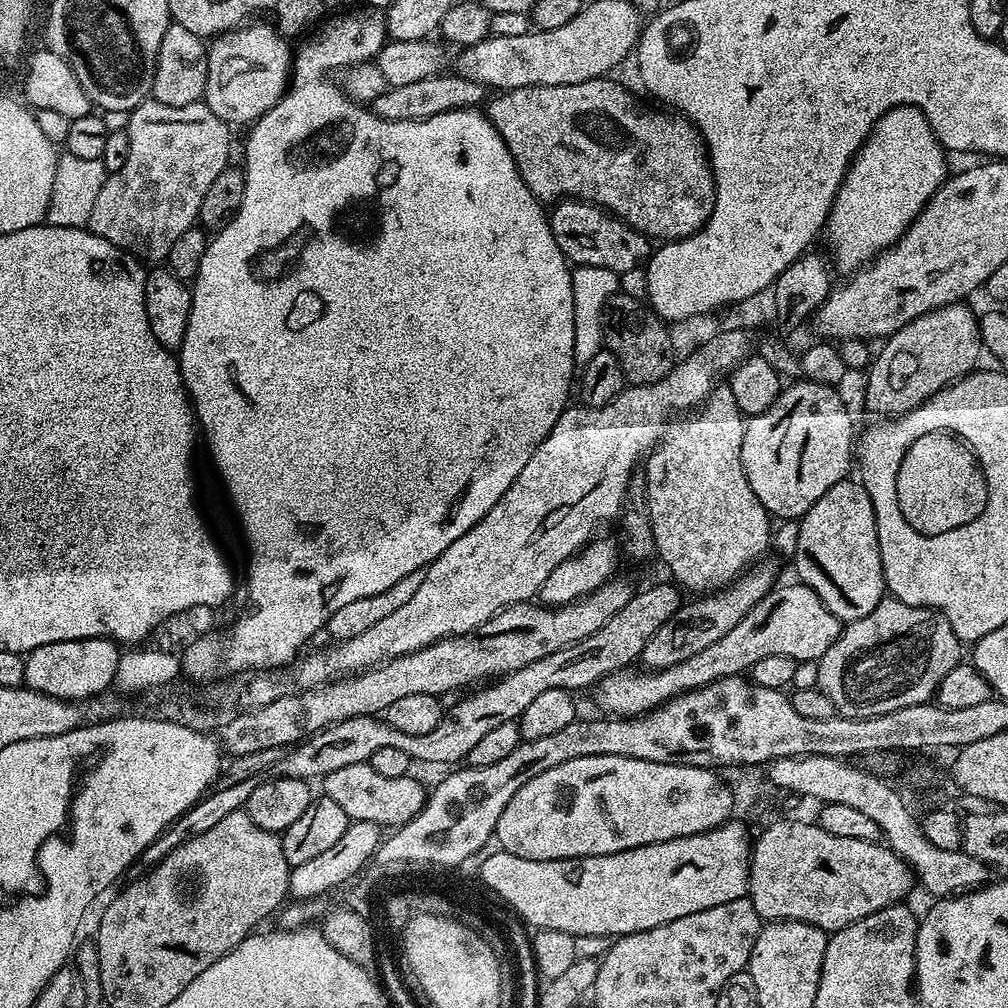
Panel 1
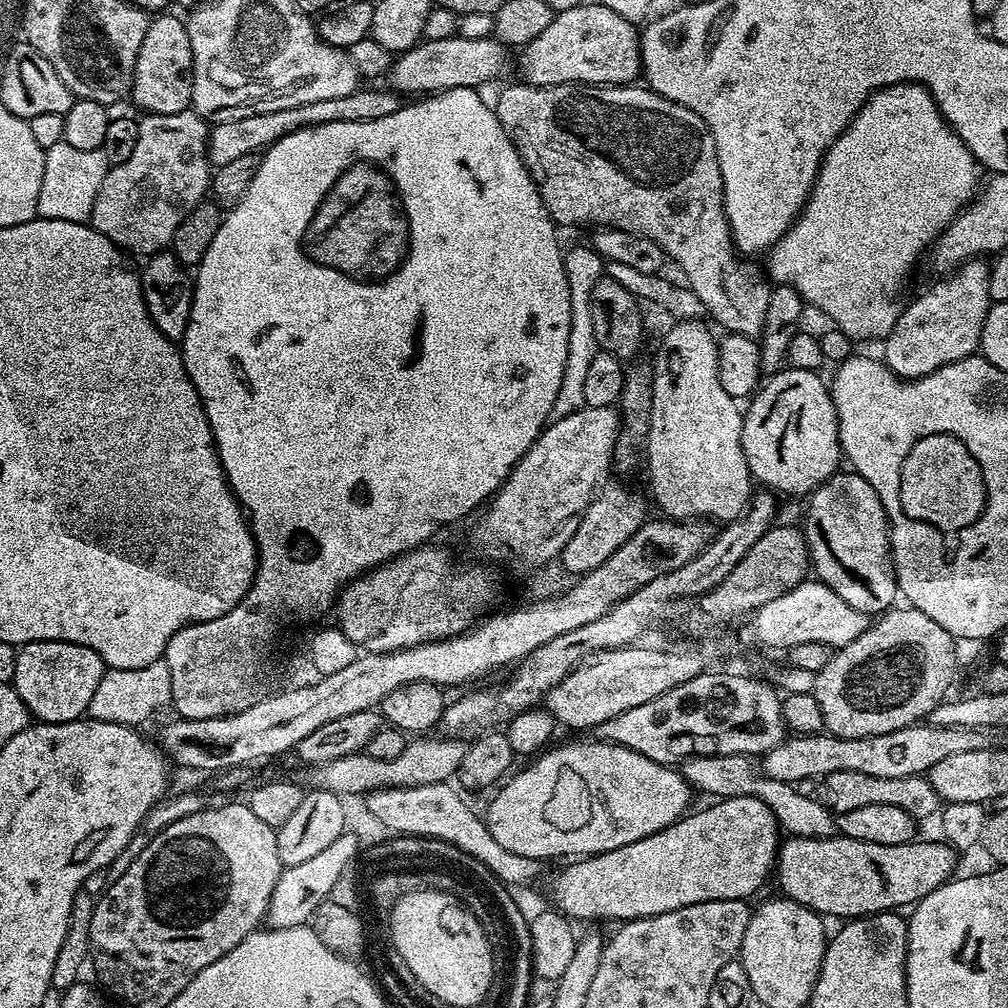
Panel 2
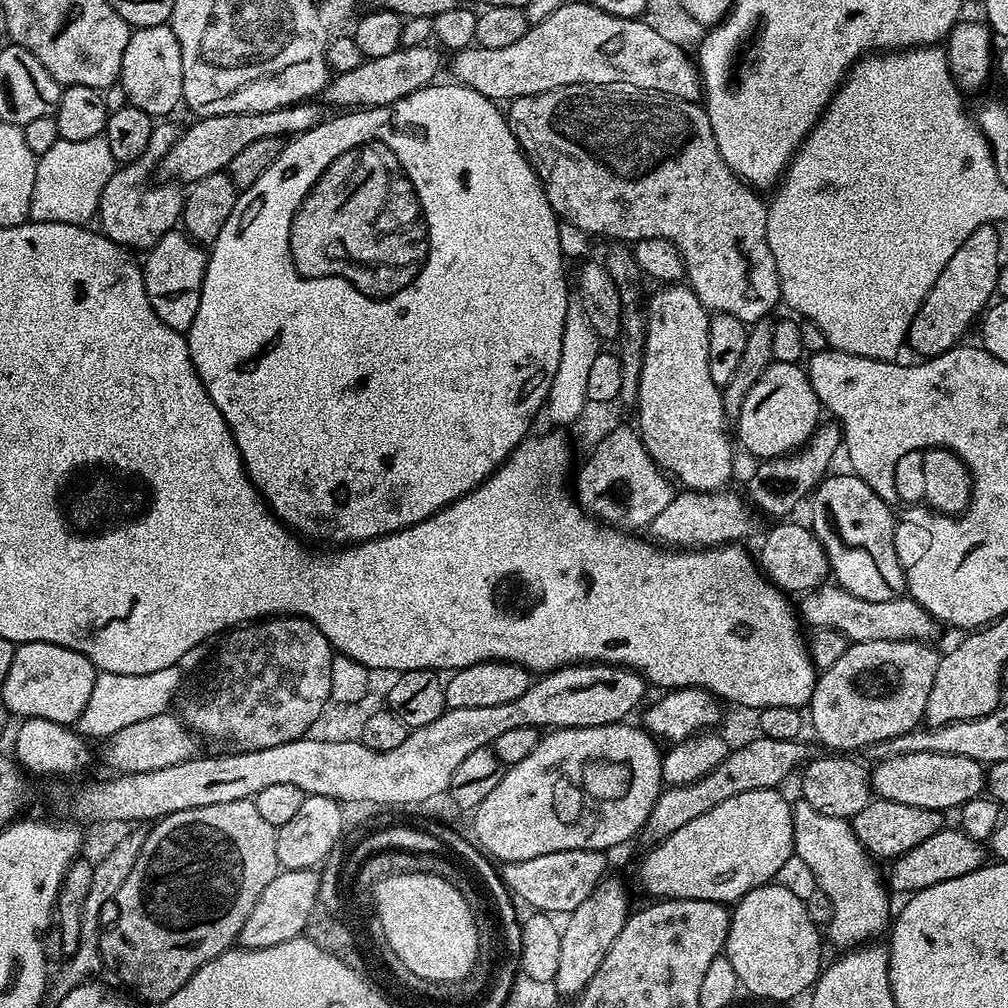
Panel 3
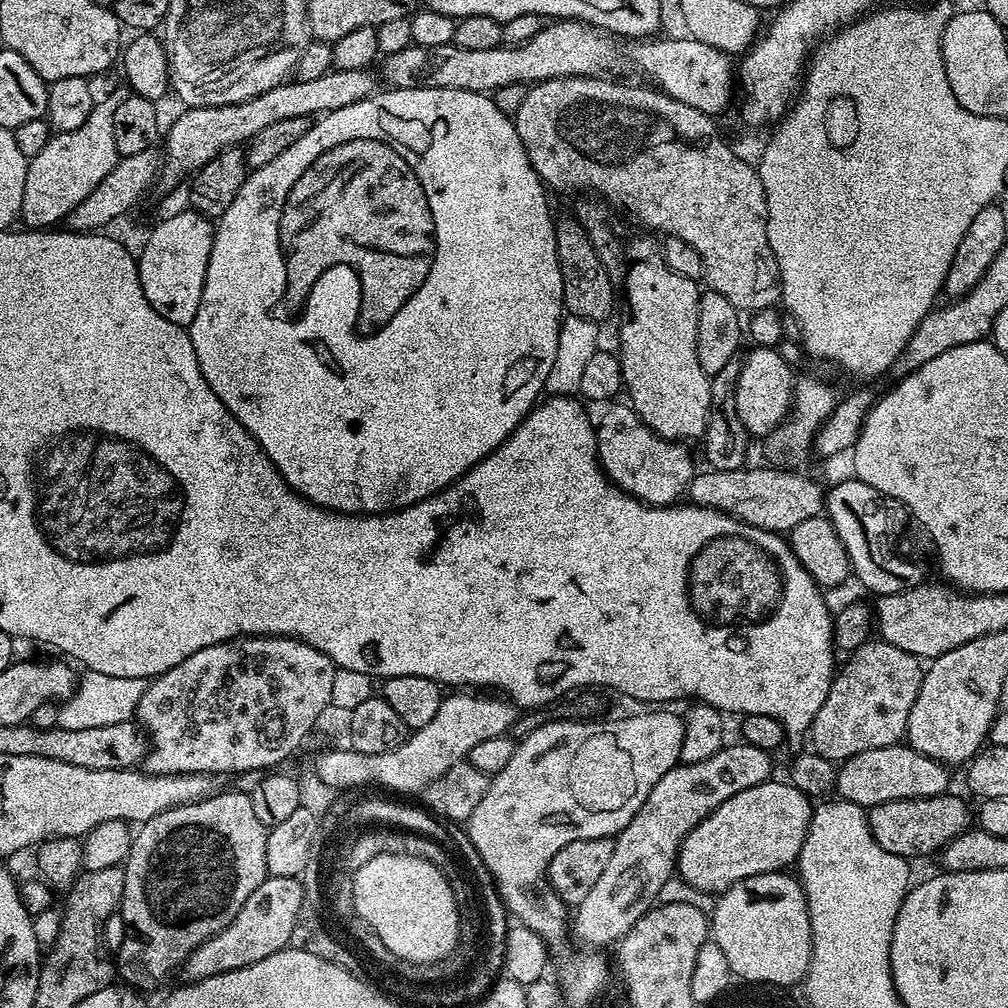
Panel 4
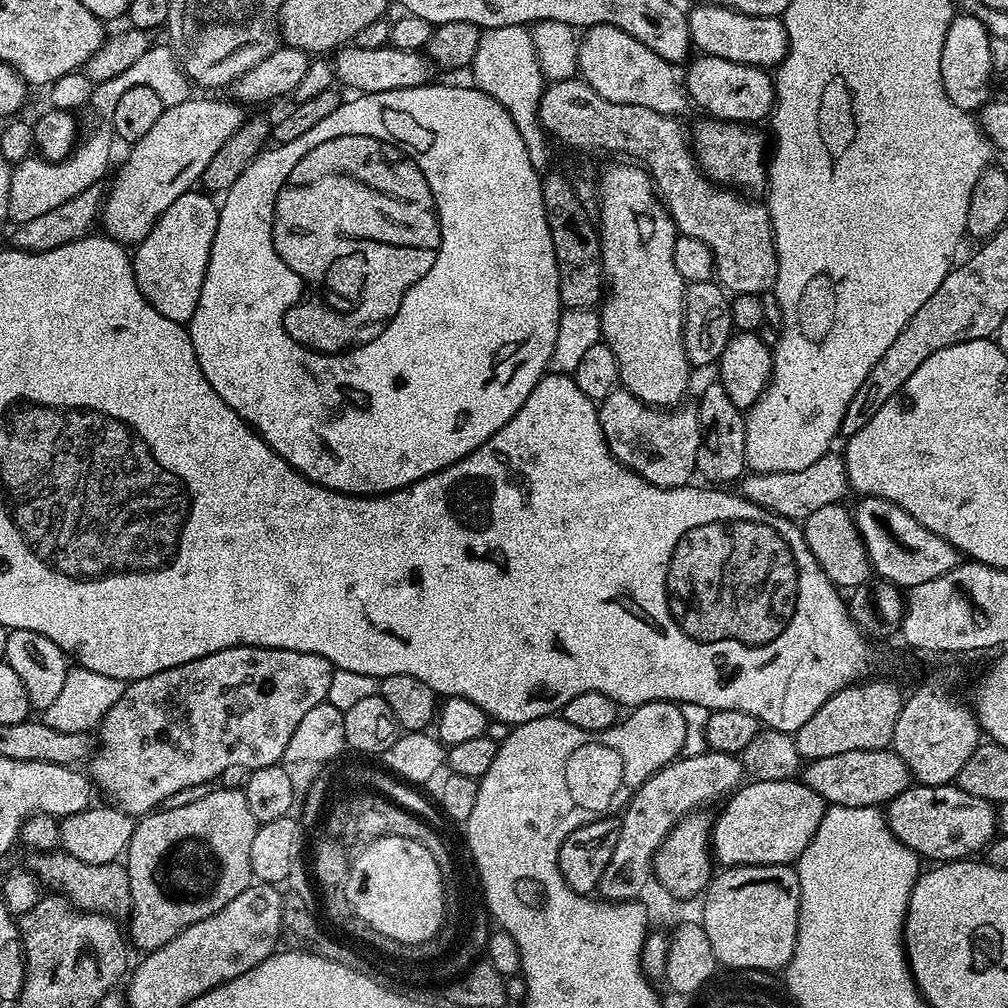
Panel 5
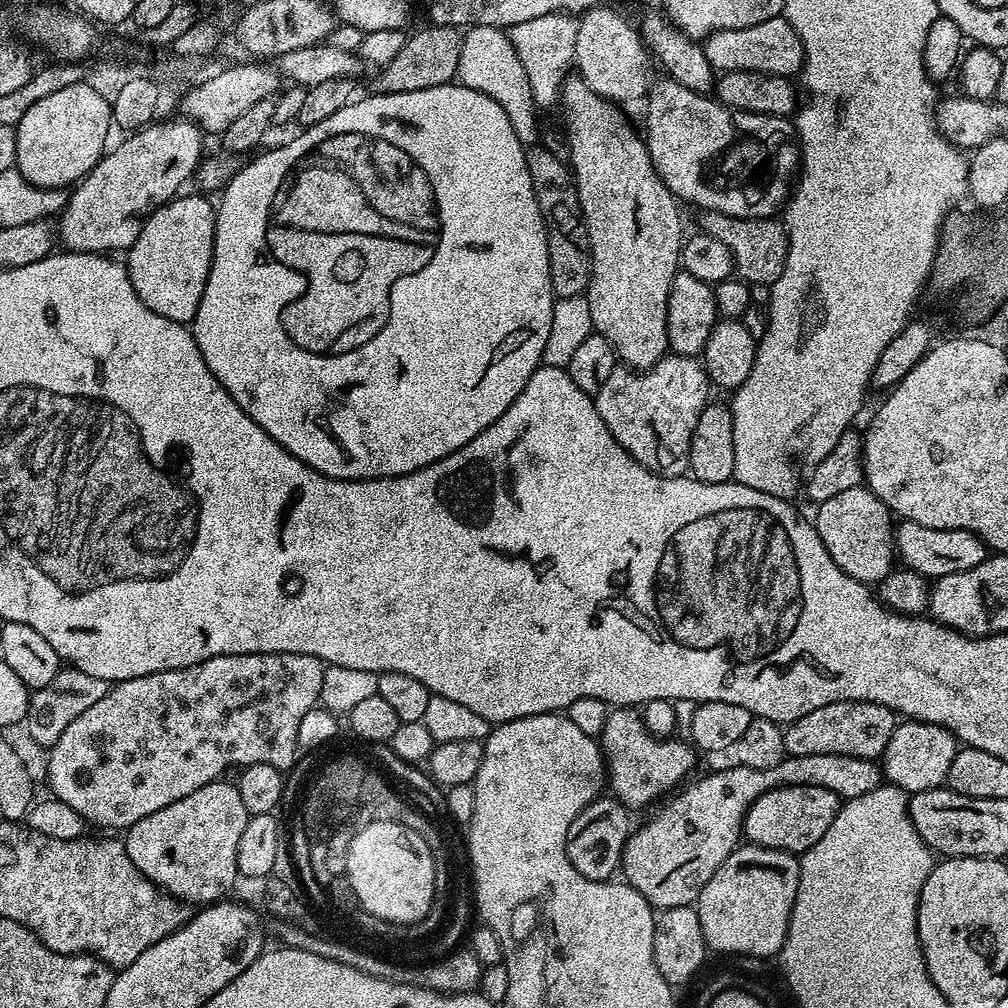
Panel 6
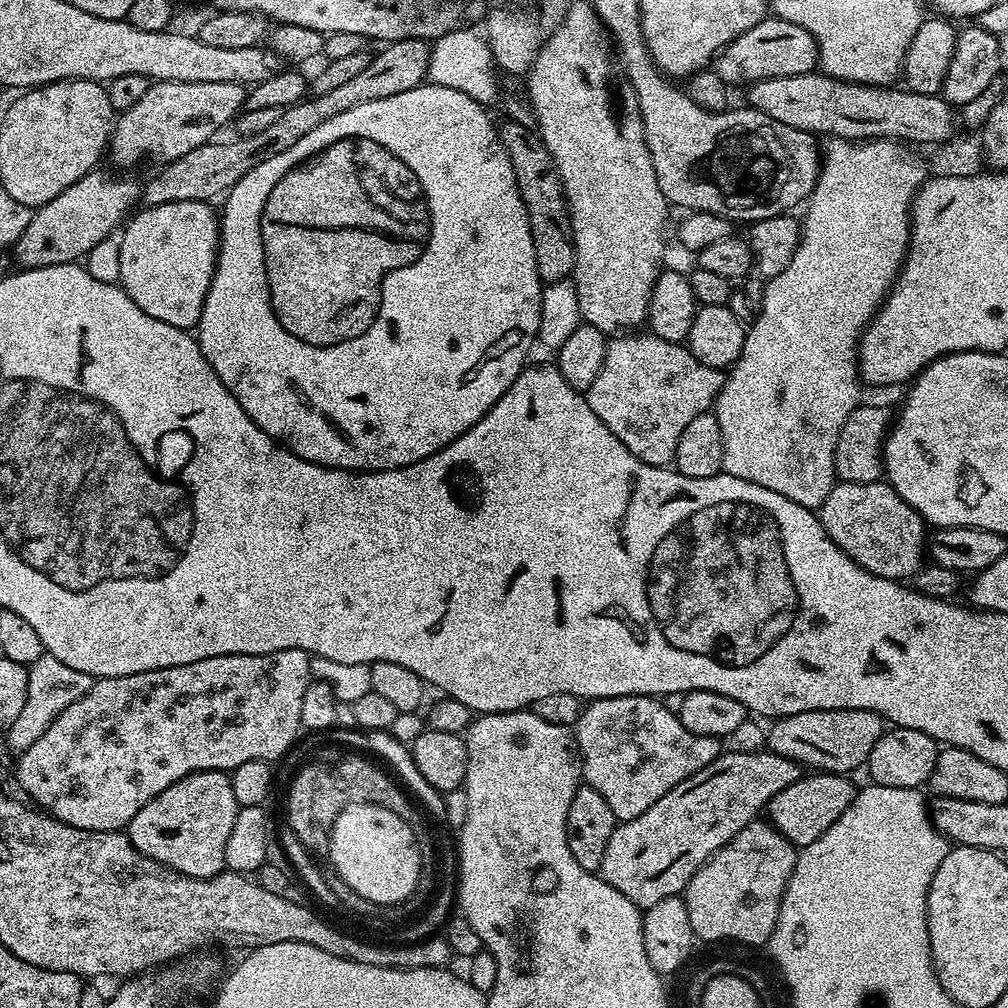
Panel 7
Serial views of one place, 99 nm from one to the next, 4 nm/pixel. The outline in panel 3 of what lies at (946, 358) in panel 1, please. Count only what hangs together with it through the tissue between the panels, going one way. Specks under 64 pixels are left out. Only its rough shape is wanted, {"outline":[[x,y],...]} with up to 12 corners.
{"outline":[[978,226],[930,286],[906,344],[957,347],[997,295],[998,229]]}

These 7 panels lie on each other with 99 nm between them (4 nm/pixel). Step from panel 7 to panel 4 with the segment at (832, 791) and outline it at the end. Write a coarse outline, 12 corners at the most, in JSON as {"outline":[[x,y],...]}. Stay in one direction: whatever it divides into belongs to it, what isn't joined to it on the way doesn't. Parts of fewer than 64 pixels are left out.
{"outline":[[792,783],[726,798],[680,843],[719,894],[799,861],[814,804]]}

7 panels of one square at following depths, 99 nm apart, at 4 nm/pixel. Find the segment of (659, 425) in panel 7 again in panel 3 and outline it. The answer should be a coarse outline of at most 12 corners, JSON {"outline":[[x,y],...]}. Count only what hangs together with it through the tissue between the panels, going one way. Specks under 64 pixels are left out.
{"outline":[[635,427],[597,442],[574,480],[580,506],[647,529],[674,484]]}

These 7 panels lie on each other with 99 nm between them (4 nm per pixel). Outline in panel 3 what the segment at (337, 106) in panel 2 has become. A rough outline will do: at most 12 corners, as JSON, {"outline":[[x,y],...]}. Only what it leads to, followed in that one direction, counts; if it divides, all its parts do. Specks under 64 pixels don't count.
{"outline":[[320,102],[193,119],[159,161],[161,177],[223,172],[258,138],[301,136]]}

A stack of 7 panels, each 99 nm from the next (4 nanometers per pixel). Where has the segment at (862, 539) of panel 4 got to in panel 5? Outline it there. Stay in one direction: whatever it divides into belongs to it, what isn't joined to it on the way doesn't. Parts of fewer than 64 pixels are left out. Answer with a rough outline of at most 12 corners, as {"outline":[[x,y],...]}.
{"outline":[[860,496],[856,529],[873,573],[901,590],[962,557],[902,506]]}

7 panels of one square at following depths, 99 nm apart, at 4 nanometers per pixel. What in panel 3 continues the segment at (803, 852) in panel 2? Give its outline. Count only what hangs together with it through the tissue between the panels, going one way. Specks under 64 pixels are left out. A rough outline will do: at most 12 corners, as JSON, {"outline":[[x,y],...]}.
{"outline":[[945,826],[891,861],[893,893],[984,867],[981,841]]}

